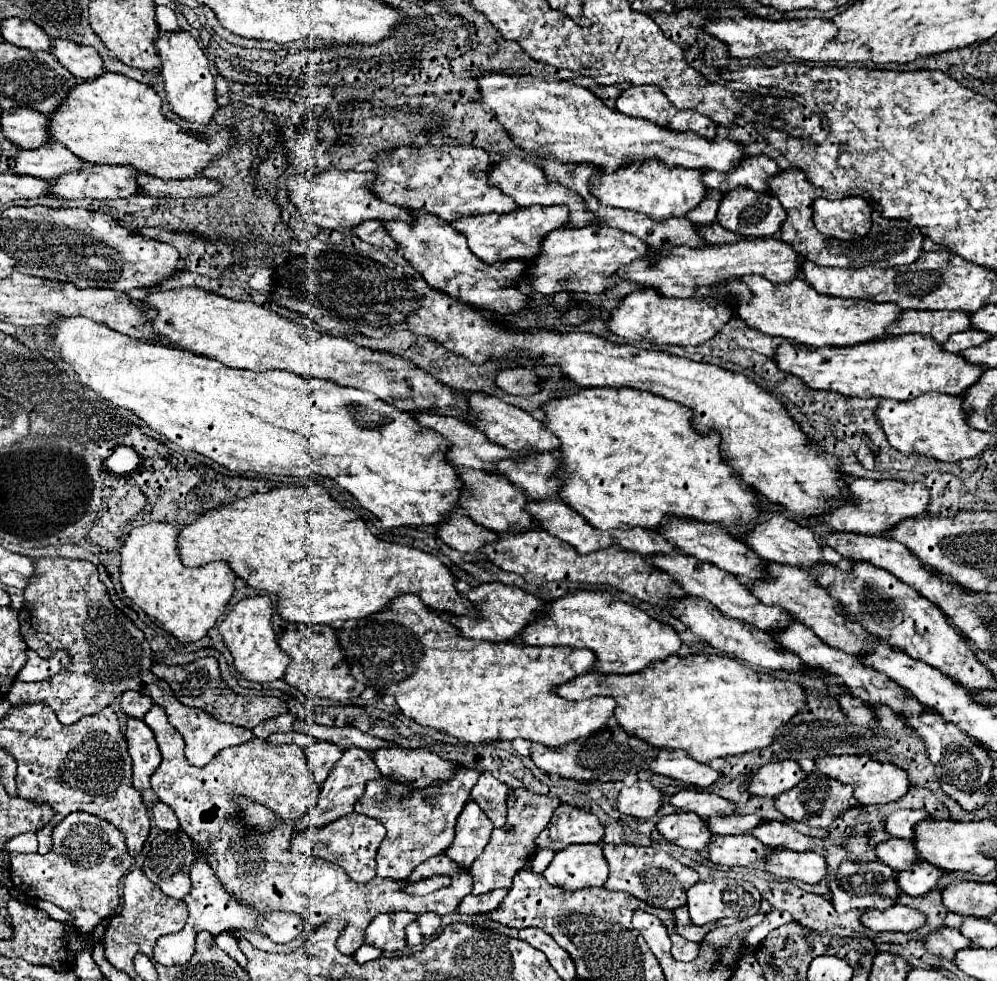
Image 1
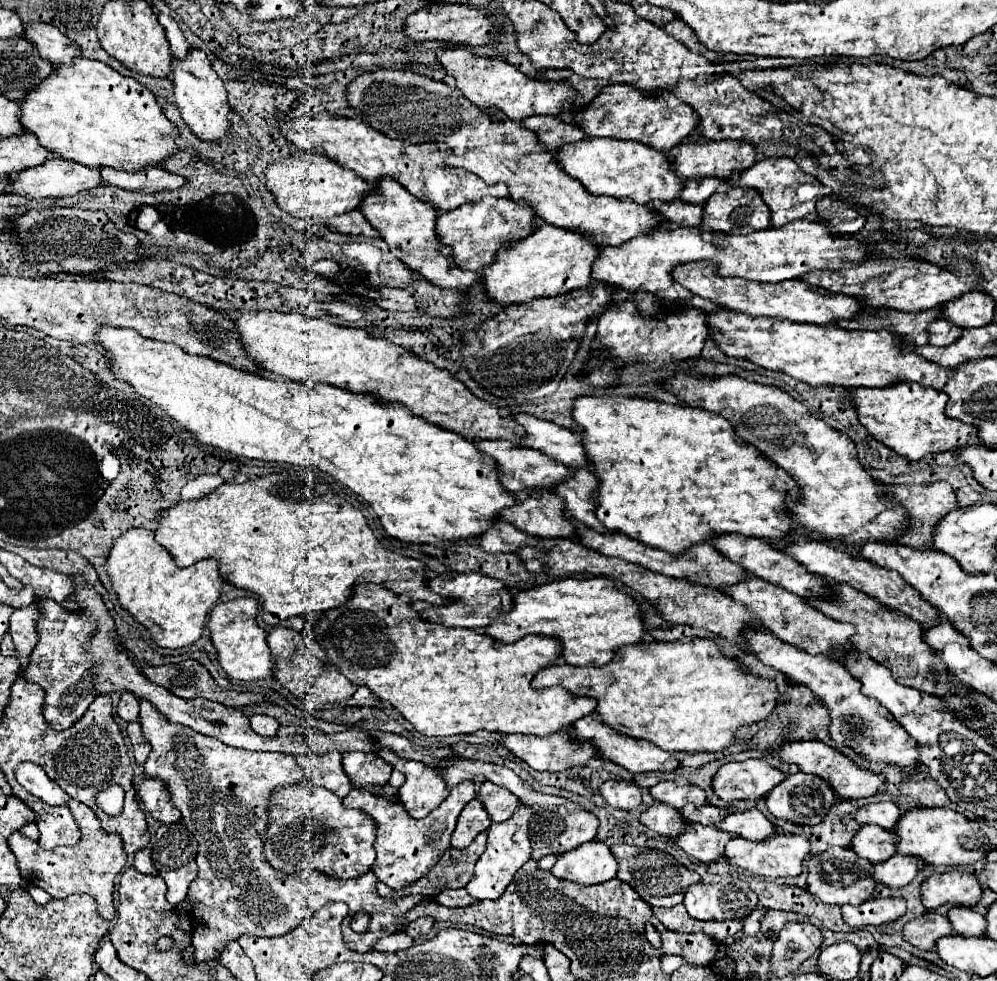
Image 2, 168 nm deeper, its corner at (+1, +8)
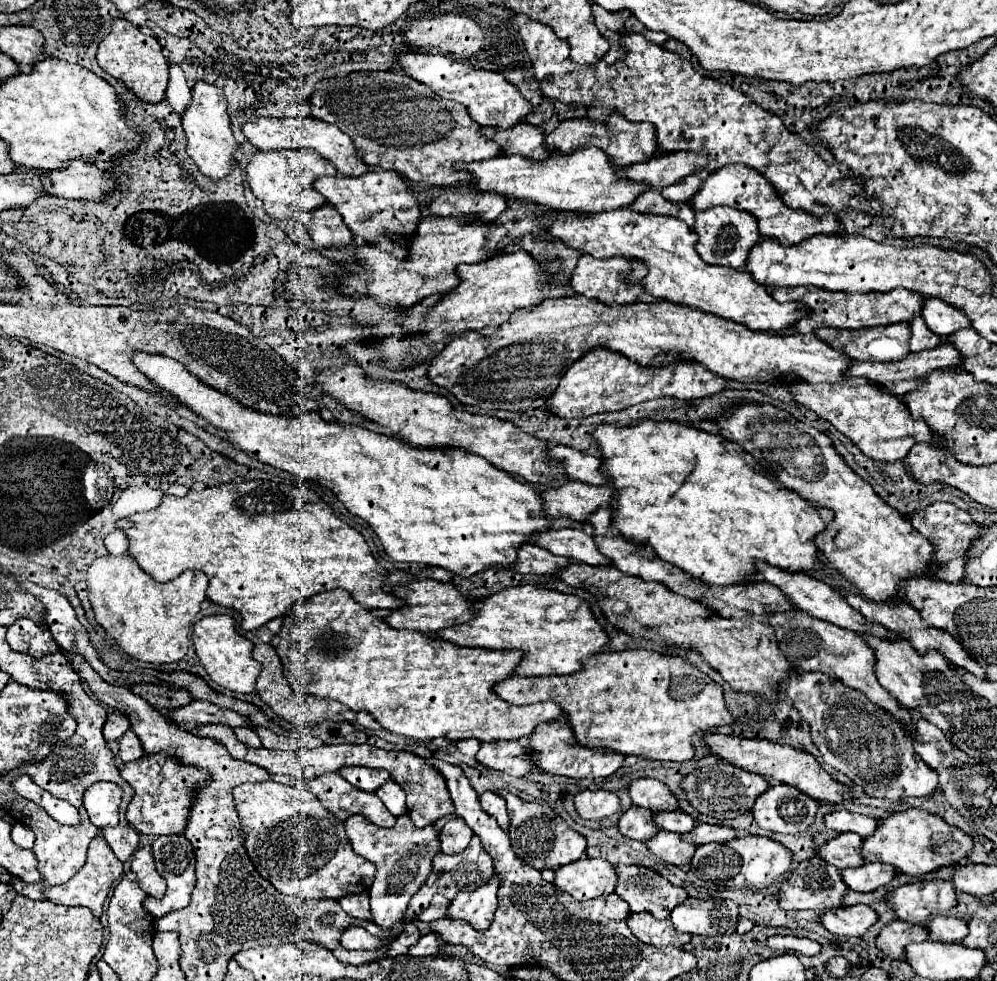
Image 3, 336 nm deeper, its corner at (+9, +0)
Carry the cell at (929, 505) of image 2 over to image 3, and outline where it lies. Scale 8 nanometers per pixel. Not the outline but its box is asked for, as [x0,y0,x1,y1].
[912,503,980,583]

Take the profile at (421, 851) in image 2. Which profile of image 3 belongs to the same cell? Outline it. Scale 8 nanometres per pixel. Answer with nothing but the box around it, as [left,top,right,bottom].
[340,815,440,951]

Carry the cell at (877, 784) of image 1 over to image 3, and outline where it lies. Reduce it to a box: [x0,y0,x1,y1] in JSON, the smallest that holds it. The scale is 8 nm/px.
[702,733,852,805]

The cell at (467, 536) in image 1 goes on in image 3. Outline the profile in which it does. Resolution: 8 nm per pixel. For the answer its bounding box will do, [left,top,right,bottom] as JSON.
[512,545,572,575]

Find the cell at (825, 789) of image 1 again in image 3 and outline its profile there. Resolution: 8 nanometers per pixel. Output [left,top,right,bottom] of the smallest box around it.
[752,785,820,833]

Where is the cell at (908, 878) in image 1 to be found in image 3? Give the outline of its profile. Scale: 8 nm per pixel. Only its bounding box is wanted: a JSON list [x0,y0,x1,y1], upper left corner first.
[842,863,896,891]

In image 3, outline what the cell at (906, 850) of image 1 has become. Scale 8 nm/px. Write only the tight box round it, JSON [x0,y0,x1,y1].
[816,833,864,869]

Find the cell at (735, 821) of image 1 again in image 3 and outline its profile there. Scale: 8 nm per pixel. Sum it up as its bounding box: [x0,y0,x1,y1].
[654,811,696,833]

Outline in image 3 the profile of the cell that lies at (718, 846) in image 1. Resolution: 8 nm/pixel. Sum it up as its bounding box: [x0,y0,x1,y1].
[646,831,696,867]

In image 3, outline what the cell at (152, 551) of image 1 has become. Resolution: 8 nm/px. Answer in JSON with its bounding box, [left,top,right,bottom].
[86,555,208,665]

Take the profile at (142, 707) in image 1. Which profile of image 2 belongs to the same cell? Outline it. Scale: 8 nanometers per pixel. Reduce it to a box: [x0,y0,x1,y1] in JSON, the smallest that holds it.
[118,691,138,721]

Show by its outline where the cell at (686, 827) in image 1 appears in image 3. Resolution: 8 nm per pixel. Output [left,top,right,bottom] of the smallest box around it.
[618,807,658,841]

